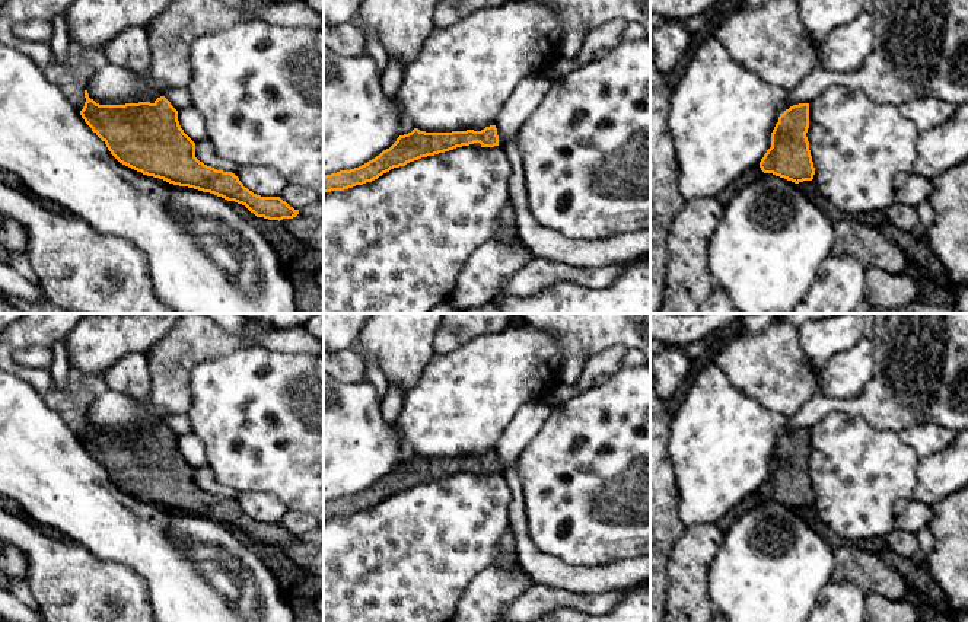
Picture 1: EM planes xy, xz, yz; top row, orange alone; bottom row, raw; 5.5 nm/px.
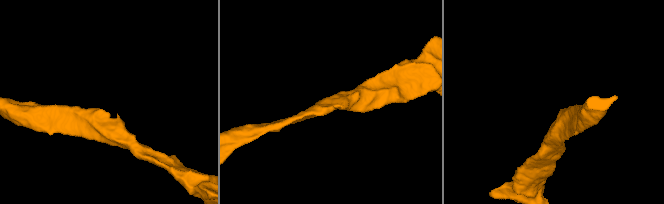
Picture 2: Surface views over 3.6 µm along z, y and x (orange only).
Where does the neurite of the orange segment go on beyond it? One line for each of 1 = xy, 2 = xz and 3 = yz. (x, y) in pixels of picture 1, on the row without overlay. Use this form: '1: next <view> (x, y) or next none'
1: next none
2: next none
3: next none

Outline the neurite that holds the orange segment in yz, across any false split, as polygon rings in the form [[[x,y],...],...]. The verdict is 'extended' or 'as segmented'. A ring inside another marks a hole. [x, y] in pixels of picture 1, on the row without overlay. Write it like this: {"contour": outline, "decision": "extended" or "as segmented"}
{"contour": [[[809,430],[793,431],[778,443],[771,459],[771,473],[760,488],[764,500],[773,500],[795,510],[812,507],[815,494],[806,463]]], "decision": "as segmented"}

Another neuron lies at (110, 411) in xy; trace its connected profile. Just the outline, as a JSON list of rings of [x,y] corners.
[[[106,389],[87,406],[85,417],[99,431],[150,428],[163,422],[163,415],[149,403]]]

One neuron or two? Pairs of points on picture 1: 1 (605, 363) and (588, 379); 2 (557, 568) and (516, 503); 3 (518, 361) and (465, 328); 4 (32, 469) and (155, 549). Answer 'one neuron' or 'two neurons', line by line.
1: one neuron
2: one neuron
3: two neurons
4: one neuron

